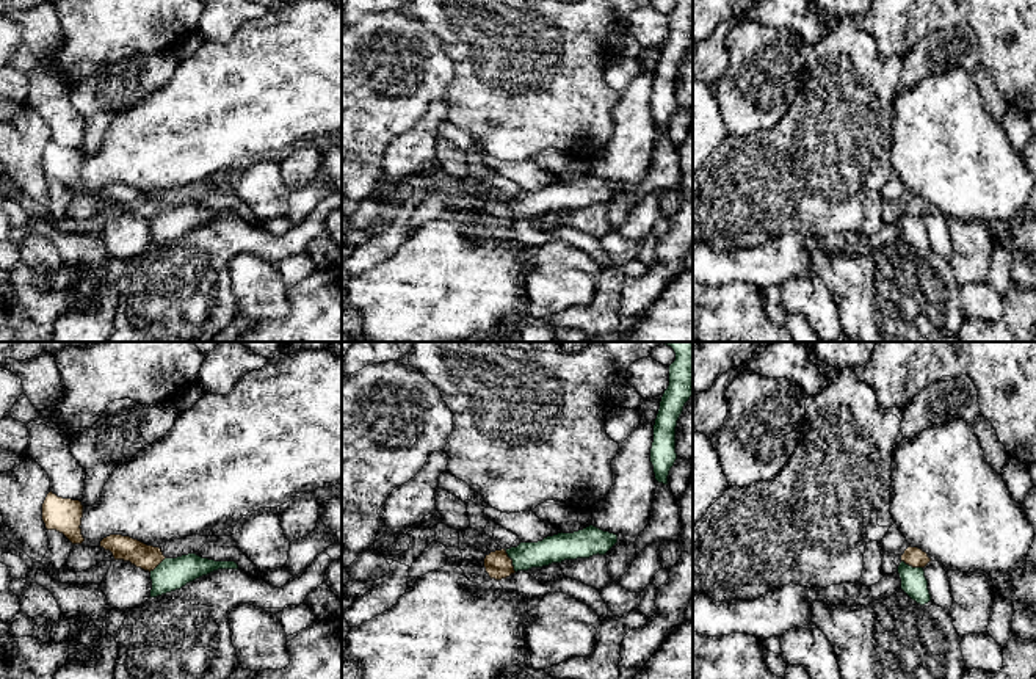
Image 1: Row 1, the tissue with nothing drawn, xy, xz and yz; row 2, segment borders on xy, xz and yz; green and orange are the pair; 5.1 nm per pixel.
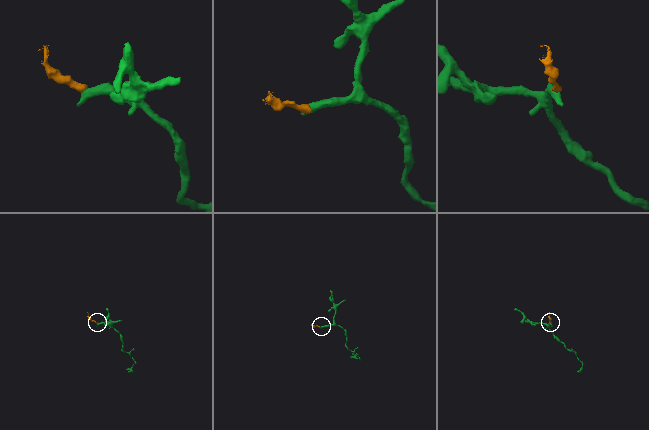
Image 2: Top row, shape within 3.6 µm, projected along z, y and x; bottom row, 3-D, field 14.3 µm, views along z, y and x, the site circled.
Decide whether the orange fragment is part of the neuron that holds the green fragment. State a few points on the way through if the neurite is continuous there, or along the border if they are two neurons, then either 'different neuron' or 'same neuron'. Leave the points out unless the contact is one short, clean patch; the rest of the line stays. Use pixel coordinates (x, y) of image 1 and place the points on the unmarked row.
border xz (505, 199), (516, 220); different neuron

